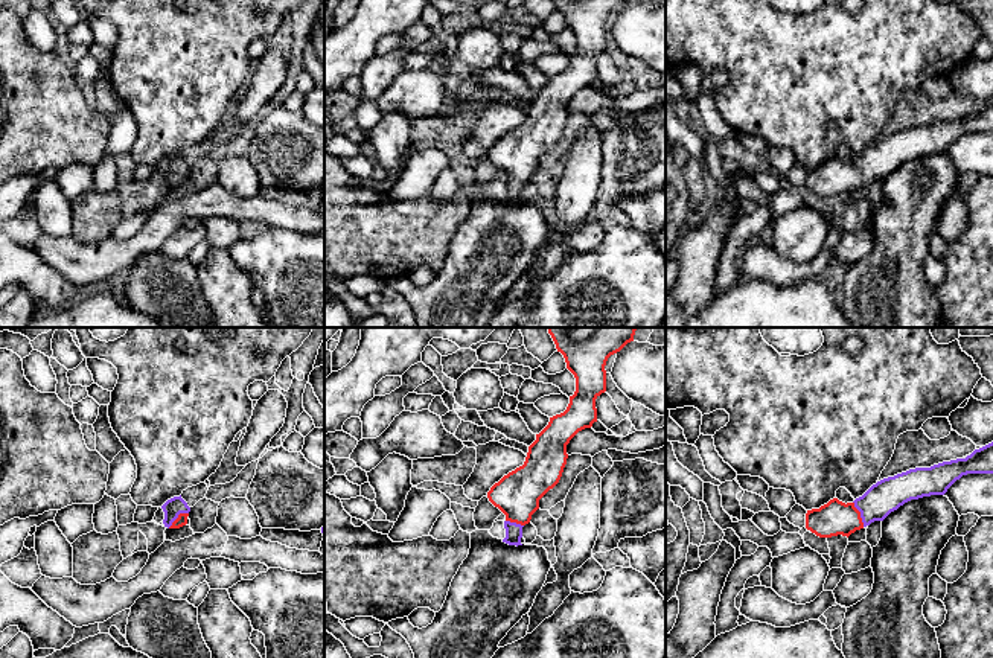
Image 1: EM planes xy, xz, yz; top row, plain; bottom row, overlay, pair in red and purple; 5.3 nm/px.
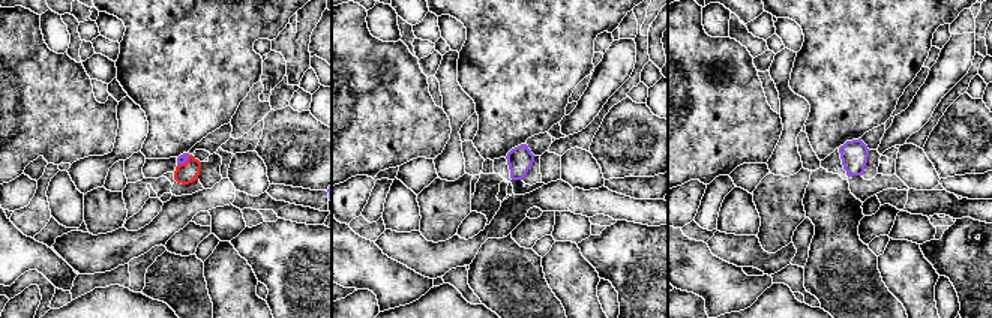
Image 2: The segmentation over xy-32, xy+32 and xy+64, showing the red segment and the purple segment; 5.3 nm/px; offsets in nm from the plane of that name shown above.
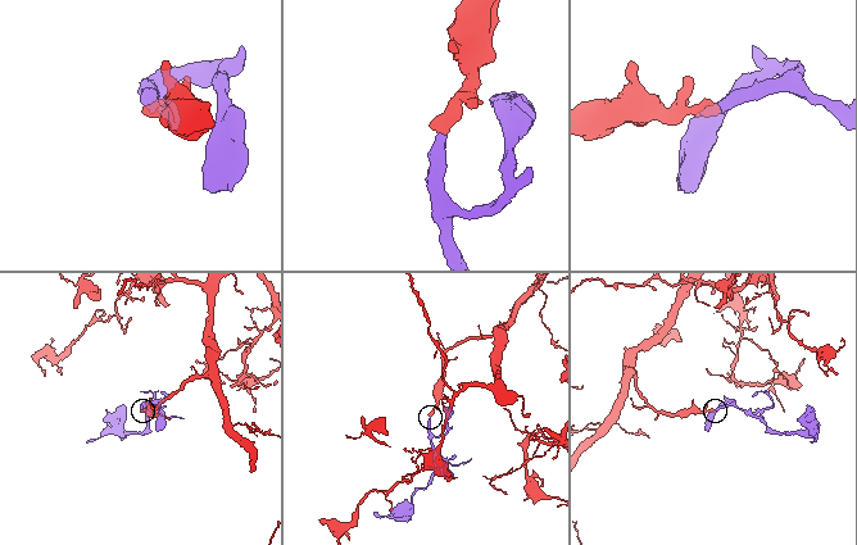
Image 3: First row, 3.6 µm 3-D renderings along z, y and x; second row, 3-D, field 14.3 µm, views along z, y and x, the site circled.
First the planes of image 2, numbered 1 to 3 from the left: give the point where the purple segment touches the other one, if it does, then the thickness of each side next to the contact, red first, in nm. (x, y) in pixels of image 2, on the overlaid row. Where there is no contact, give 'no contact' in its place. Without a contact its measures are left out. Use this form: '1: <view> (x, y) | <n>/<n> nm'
1: xy-32 (185, 162) | 120/50 nm
2: no contact
3: no contact

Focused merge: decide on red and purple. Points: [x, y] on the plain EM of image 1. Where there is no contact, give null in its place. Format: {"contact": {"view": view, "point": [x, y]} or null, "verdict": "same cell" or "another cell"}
{"contact": {"view": "yz", "point": [859, 172]}, "verdict": "same cell"}

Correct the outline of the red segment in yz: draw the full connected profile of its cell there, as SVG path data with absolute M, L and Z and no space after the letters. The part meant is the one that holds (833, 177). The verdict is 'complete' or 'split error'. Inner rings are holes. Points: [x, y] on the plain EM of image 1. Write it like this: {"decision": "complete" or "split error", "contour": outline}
{"decision": "split error", "contour": "M993 101L975 108L966 117L943 120L931 126L915 126L873 143L853 161L830 158L819 168L807 169L806 187L819 196L850 195L911 158L944 154L967 133L993 133Z"}

